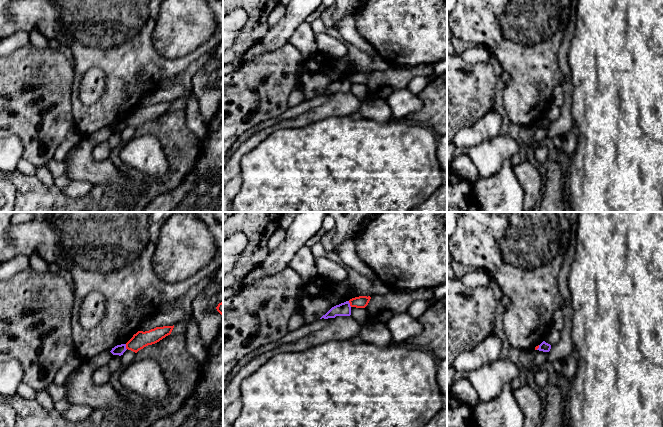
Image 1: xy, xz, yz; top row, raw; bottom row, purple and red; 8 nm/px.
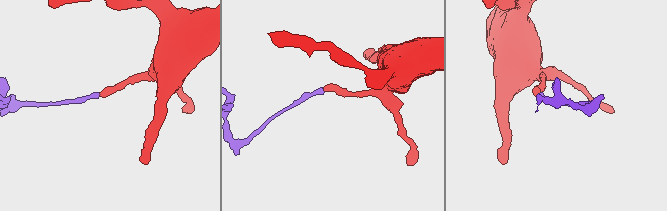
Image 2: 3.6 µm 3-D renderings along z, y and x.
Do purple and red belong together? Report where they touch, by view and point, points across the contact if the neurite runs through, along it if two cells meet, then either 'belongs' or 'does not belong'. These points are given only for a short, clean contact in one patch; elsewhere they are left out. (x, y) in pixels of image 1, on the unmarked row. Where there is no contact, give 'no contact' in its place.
contact xz (349, 80); border xz (348, 77), (351, 82); does not belong

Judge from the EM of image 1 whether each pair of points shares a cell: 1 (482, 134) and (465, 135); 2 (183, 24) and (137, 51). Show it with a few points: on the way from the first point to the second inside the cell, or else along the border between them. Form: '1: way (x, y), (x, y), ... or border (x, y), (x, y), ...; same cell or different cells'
1: way (478, 134), (469, 135); same cell
2: border (155, 21), (152, 44), (161, 54), (170, 58); different cells

